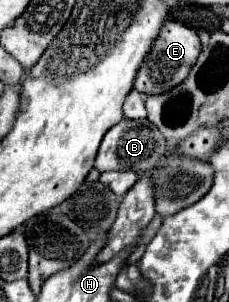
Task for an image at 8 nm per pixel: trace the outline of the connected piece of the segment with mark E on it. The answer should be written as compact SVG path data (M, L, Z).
M167 20L163 24L163 30L161 30L159 38L155 40L147 60L143 62L143 66L135 78L135 90L143 92L143 94L163 94L163 92L179 86L179 82L183 82L183 78L187 78L187 72L191 72L191 66L195 66L199 54L201 54L201 42L199 42L197 32L181 22Z

